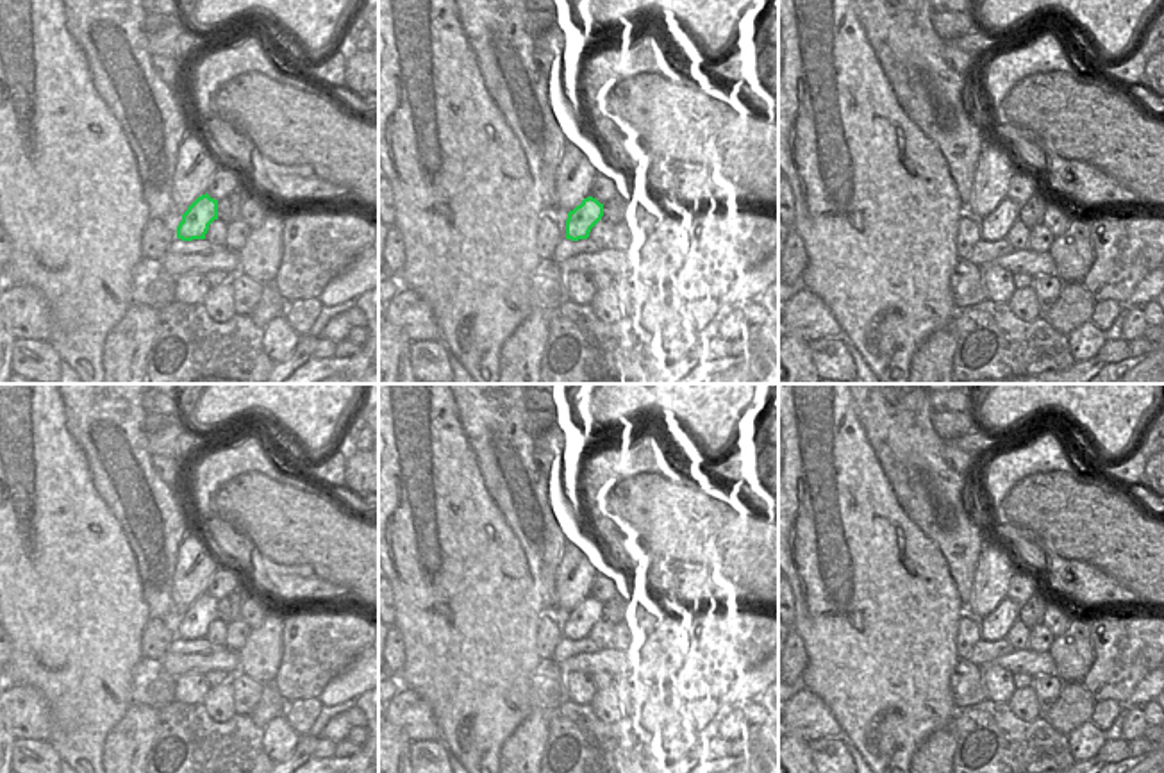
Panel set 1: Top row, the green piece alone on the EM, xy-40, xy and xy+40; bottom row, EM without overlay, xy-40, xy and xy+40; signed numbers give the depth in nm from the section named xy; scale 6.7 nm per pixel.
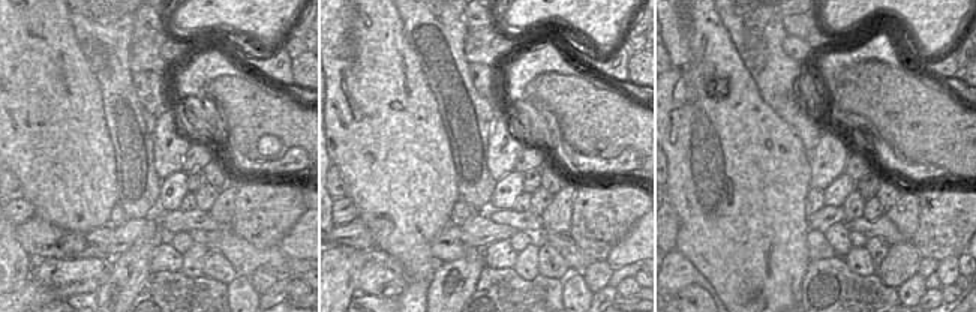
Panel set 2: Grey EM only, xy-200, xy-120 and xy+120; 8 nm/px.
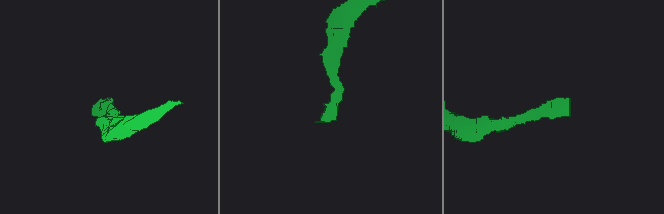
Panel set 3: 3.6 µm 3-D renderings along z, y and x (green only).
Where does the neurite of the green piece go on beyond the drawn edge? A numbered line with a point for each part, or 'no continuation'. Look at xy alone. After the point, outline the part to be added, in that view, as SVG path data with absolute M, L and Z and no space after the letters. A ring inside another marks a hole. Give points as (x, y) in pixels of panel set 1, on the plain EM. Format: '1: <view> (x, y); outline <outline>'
1: xy (613, 611); outline M611 600L603 603L603 616L602 619L591 628L589 639L602 644L602 648L612 648L612 627L623 621L623 600Z

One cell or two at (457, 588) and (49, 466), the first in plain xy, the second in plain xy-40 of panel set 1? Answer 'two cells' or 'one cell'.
one cell

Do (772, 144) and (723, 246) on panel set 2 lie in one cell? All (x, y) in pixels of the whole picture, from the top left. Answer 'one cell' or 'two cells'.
one cell

